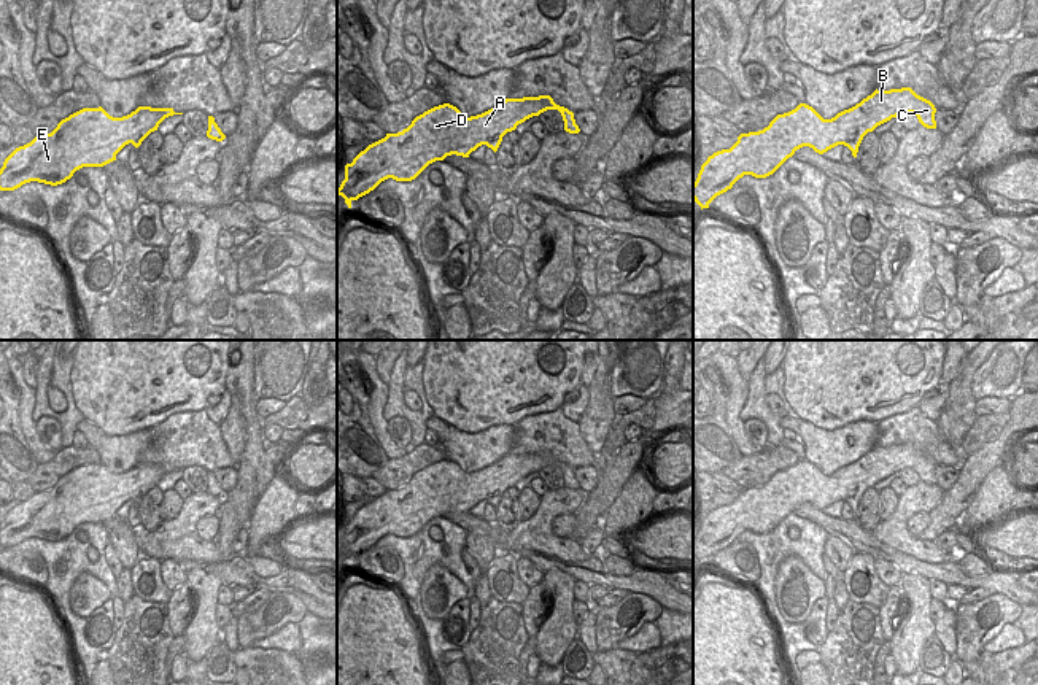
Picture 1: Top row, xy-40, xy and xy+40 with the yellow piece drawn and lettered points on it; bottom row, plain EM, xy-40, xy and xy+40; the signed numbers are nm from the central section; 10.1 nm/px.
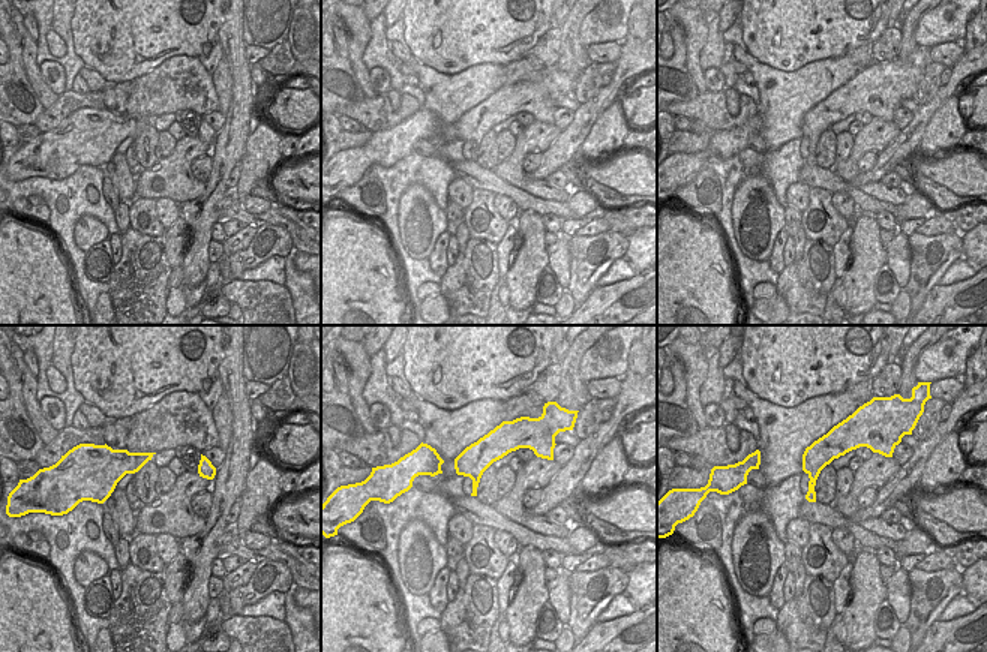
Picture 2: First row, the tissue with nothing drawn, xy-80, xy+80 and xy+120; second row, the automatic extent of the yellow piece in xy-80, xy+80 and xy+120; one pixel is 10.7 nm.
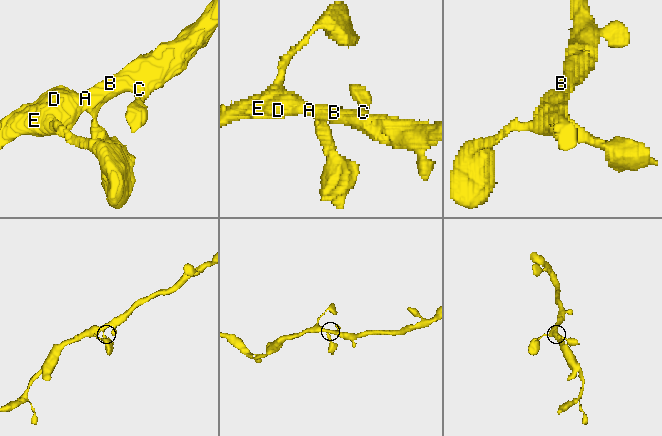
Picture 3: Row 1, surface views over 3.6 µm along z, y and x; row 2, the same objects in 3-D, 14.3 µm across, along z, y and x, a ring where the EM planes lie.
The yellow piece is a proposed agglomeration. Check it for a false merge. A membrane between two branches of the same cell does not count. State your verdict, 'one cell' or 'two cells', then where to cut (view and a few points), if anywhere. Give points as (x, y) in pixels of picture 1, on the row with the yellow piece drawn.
one cell; no cut

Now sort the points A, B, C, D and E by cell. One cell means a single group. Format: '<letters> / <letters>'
A B C D E

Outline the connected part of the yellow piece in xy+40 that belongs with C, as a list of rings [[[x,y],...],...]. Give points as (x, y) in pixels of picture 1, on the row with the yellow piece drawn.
[[[911,87],[874,91],[855,106],[823,119],[812,106],[800,103],[795,110],[777,114],[768,127],[741,134],[730,149],[707,157],[693,183],[693,200],[703,208],[733,188],[744,175],[766,178],[796,149],[812,148],[823,154],[844,145],[857,157],[868,132],[903,113],[912,113],[927,129],[936,129],[935,105]]]

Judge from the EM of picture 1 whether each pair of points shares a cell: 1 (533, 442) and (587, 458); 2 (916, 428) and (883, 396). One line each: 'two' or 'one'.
1: one
2: two

